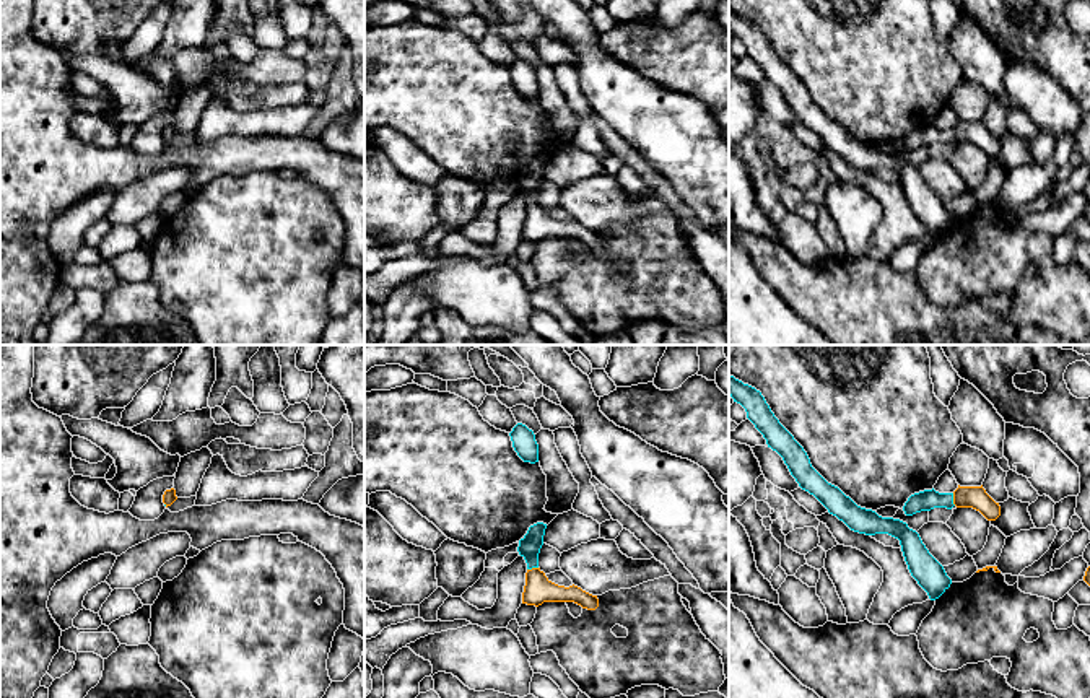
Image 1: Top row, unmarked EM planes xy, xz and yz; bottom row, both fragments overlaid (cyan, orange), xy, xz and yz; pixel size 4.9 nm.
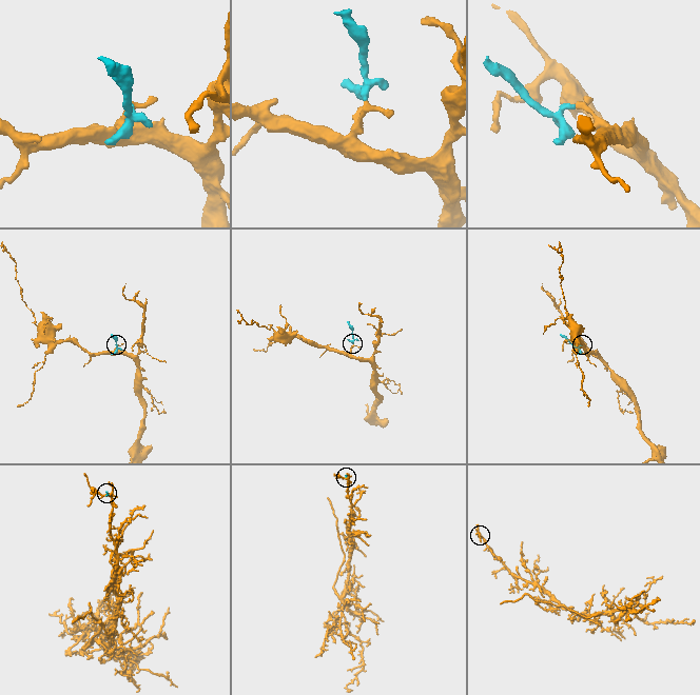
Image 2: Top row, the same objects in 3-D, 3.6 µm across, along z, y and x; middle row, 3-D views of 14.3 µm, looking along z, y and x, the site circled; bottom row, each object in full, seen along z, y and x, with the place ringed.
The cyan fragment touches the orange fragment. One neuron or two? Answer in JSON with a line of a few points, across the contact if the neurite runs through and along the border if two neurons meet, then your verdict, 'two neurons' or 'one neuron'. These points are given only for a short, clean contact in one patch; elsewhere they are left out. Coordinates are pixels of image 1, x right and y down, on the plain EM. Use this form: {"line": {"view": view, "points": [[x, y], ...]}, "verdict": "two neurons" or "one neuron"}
{"line": {"view": "yz", "points": [[926, 135], [952, 135], [963, 132]]}, "verdict": "one neuron"}

